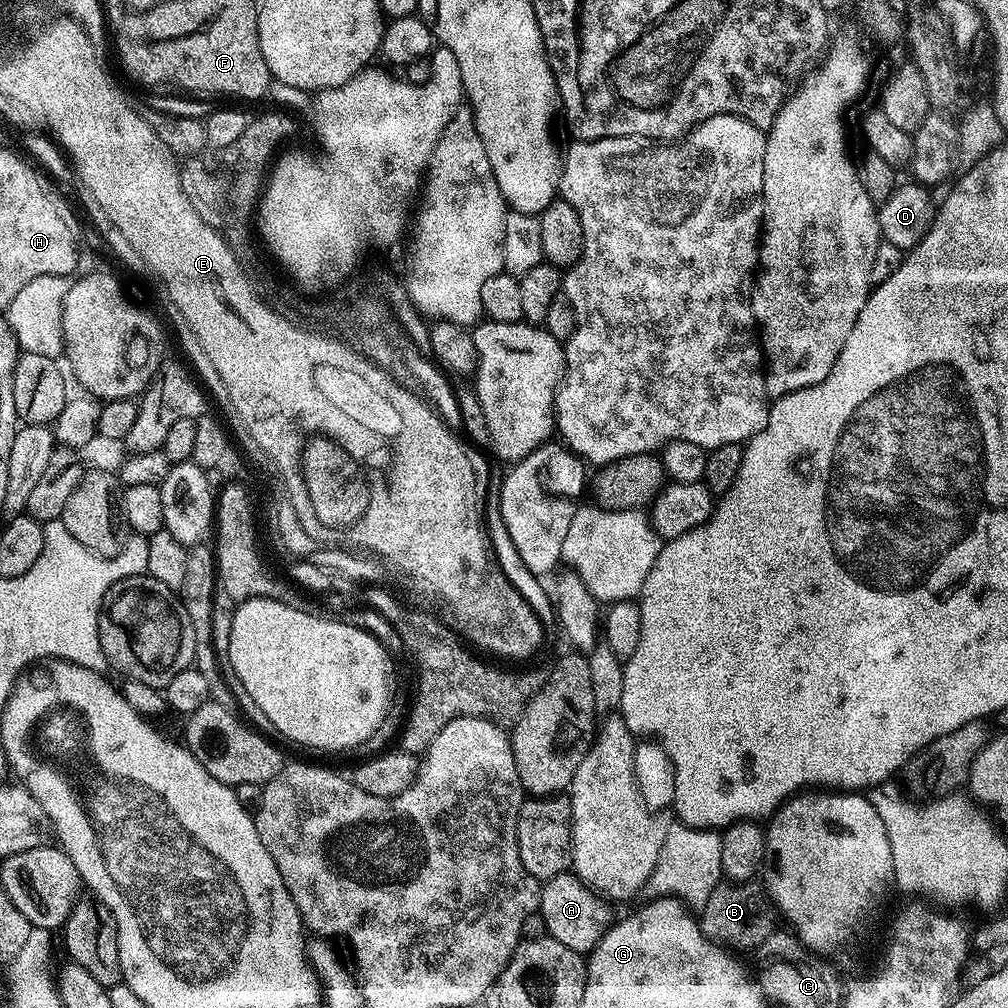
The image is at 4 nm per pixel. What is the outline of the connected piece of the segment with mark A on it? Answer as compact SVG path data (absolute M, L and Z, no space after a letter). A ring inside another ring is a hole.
M571 871L543 881L540 889L539 919L544 919L547 935L554 937L562 946L581 954L591 953L614 923L613 905L601 898Z

